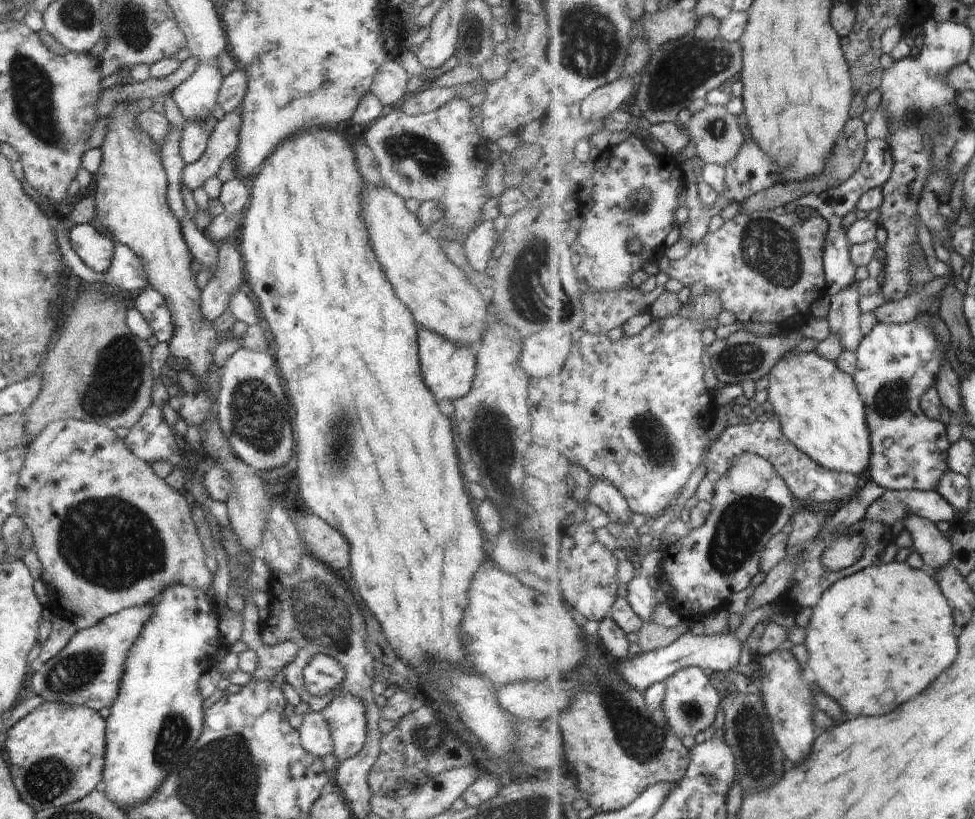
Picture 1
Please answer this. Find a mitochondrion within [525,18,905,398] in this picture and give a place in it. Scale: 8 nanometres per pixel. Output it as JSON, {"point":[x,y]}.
{"point":[682,68]}

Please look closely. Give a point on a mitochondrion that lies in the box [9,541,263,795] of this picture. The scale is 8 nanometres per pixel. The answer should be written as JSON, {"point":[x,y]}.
{"point":[79,669]}

